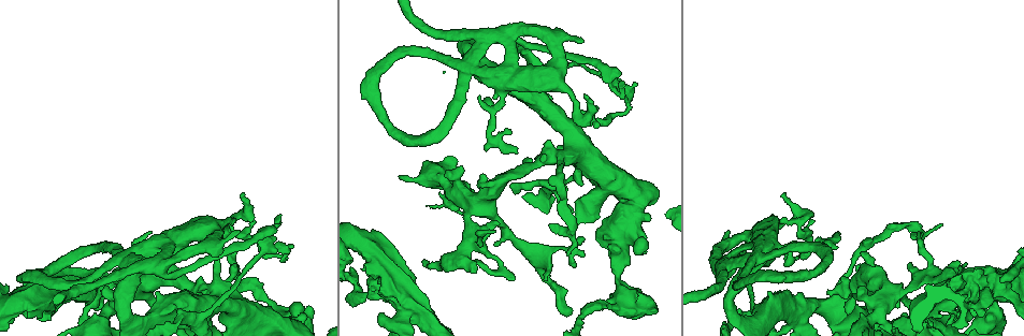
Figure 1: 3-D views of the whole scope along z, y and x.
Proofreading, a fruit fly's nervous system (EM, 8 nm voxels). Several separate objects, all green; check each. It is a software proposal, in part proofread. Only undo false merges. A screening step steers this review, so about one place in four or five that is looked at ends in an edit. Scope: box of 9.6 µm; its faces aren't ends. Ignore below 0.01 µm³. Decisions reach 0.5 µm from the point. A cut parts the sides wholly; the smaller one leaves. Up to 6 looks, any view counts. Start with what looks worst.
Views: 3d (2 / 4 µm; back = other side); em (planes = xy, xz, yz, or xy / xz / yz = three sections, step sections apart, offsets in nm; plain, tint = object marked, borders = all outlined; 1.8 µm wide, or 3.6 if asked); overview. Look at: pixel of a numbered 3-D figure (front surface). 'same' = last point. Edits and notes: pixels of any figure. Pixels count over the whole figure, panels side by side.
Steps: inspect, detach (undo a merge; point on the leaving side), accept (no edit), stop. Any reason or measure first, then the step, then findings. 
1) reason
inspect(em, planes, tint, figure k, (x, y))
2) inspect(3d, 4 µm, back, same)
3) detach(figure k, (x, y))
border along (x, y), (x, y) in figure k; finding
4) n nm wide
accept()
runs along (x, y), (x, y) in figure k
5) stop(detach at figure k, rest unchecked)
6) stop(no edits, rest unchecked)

looks like a crossing
inspect(em, yz, step 8, plain, figure 1, (475, 59))

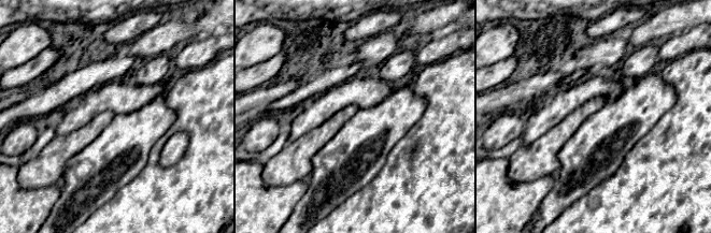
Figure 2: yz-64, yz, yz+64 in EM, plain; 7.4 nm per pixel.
inspect(em, yz, step 8, tint, same)

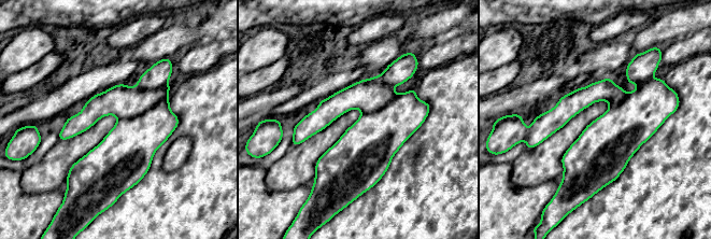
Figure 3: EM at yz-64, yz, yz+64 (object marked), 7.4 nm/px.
accept()
all the same neuron

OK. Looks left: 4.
thin arm on a thick one
inspect(em, 3.6 µm, planes, tint, figure 1, (998, 283))

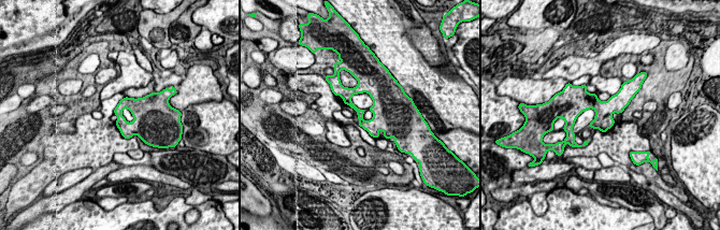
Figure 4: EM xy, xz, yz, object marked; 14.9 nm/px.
140 nm wide
accept()
continuous, no second neuron

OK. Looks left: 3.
narrows sharply
inspect(em, 3.6 µm, yz, step 16, tint, figure 1, (547, 110))

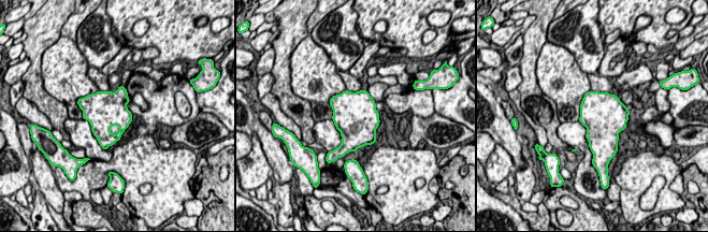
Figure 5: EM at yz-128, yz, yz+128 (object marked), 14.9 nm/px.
cut it another way
inspect(em, 3.6 µm, planes, tint, same)

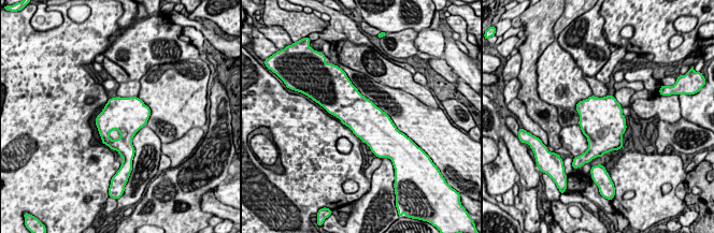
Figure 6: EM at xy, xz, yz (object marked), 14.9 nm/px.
accept()
continuous, no second neuron

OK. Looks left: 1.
stop(no edits, rest unchecked)

